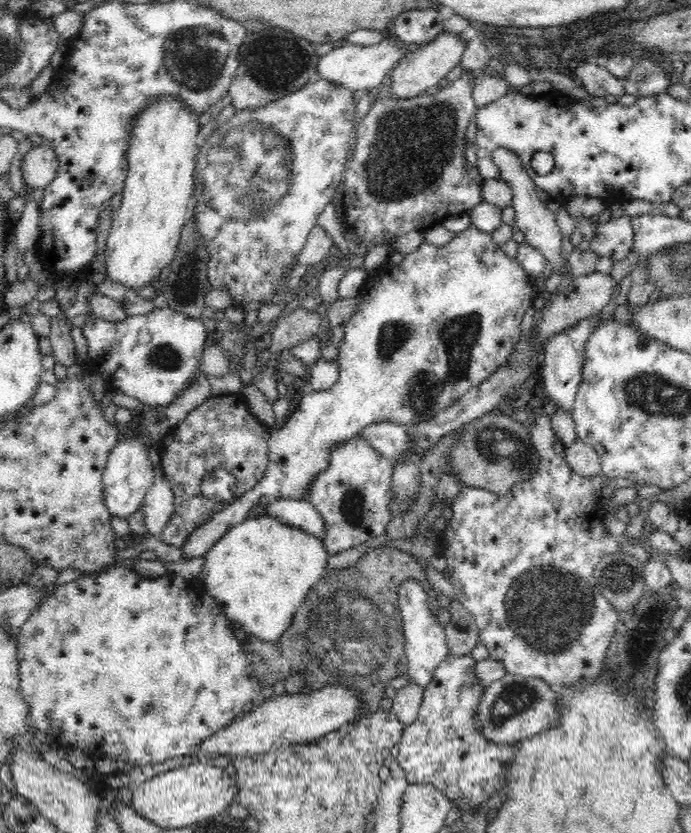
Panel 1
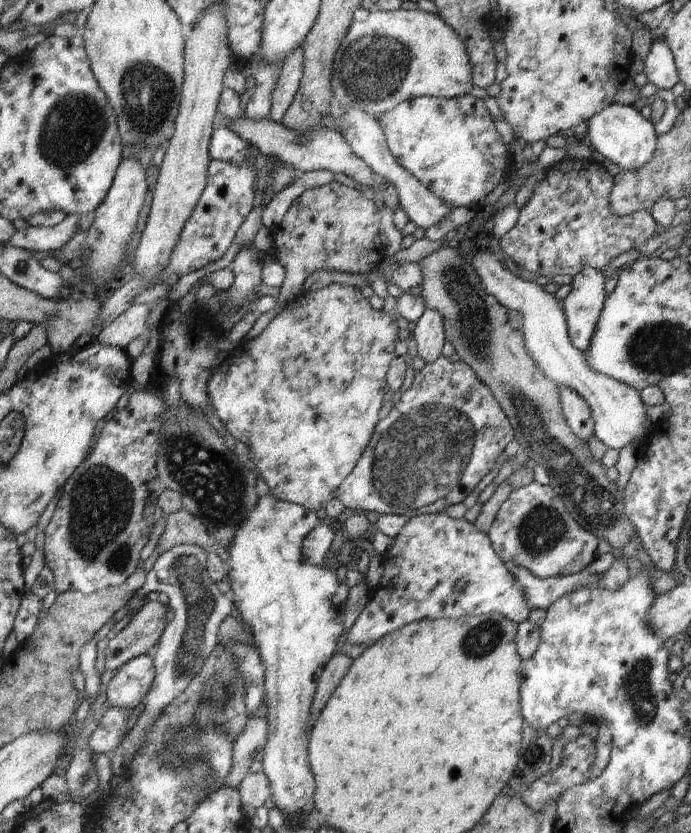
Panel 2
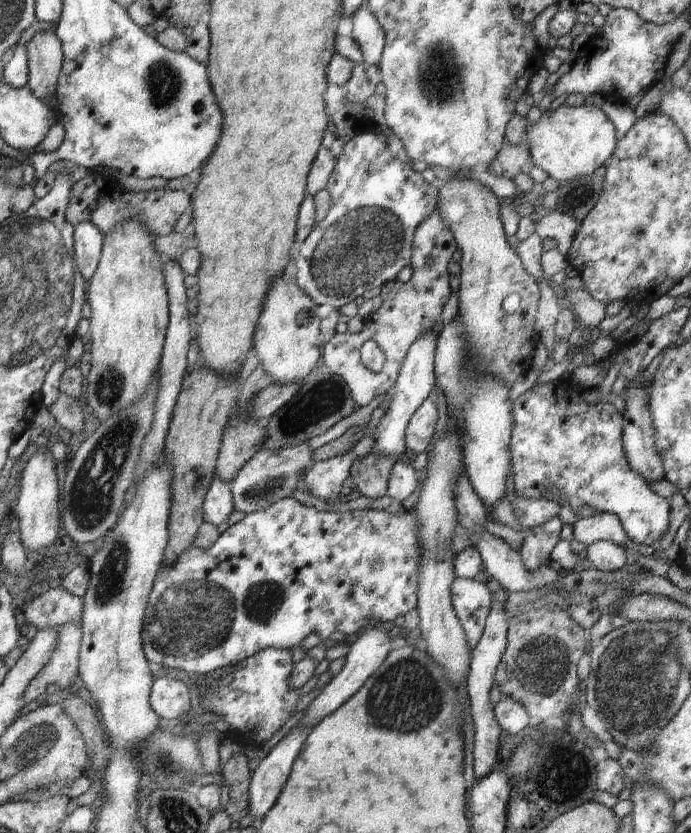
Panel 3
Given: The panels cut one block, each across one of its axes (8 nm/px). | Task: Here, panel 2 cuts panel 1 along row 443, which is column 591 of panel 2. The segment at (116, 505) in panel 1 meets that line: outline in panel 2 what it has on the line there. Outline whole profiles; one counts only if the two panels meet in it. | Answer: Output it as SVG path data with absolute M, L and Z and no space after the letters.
M610 103L585 122L587 125L586 135L592 146L600 154L606 156L610 162L622 168L622 171L638 170L646 162L652 160L658 135L654 131L654 125L651 121L644 118L640 111L632 105Z

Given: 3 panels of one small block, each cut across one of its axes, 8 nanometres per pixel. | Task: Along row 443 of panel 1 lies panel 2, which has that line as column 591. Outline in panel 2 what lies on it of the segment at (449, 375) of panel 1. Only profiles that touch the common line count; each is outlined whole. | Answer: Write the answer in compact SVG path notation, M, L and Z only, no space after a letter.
M584 267L573 276L561 297L568 336L571 343L583 353L588 350L592 336L597 331L596 324L607 296L604 291L605 282L601 271Z

